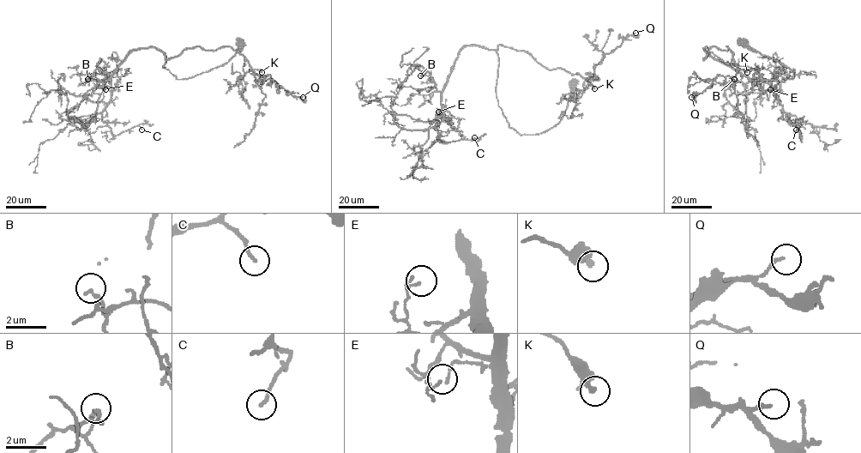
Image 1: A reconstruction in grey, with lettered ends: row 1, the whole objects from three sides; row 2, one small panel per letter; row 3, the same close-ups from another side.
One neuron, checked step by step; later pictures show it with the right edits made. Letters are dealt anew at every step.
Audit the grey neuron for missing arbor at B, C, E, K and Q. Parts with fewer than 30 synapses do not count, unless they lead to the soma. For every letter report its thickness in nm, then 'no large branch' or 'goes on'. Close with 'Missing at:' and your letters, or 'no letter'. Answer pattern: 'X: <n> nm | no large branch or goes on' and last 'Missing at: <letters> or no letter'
B: 120 nm | no large branch
C: 160 nm | no large branch
E: 100 nm | no large branch
K: 320 nm | no large branch
Q: 180 nm | no large branch
Missing at: no letter

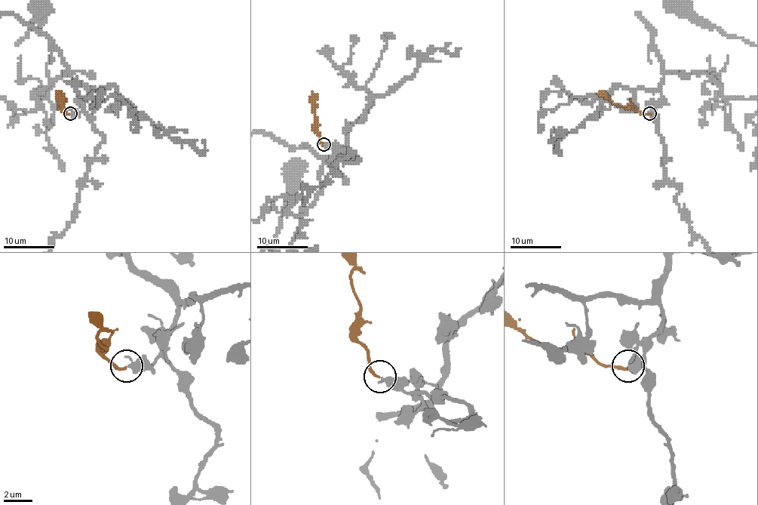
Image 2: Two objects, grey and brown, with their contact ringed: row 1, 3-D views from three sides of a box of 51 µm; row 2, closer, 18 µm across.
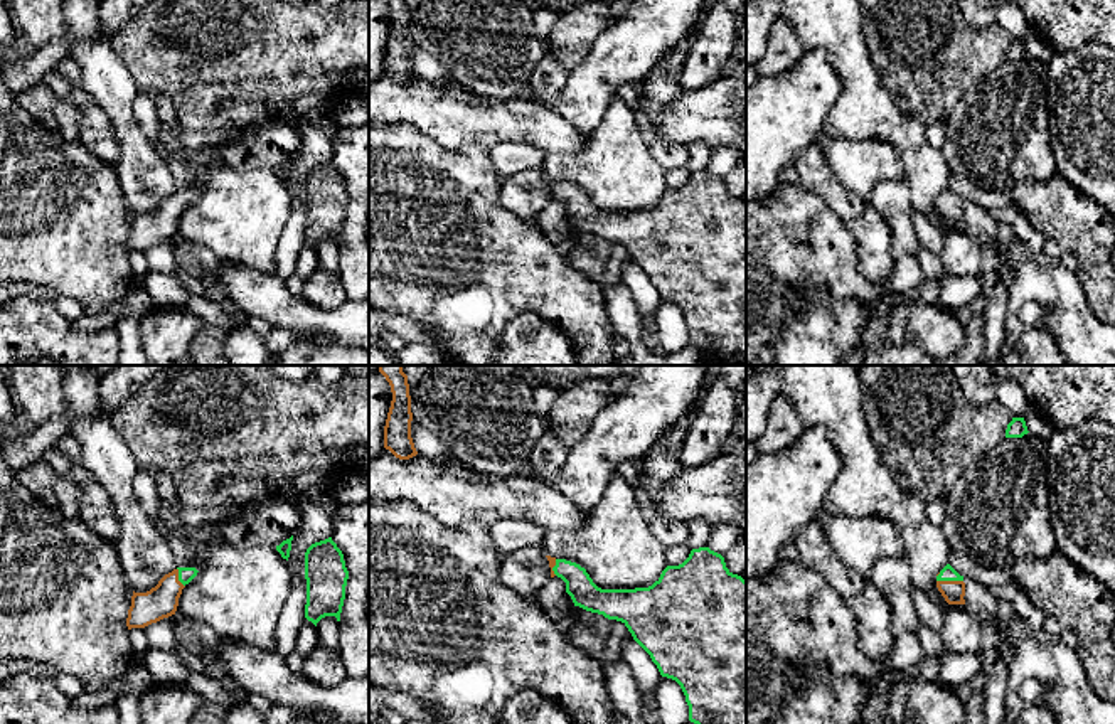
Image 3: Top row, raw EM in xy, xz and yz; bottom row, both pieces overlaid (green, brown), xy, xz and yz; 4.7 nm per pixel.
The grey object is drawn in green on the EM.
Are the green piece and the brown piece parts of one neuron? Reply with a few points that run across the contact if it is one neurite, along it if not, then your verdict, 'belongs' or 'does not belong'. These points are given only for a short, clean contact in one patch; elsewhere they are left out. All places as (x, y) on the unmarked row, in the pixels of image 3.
yz (947, 196), (950, 202), (954, 214) | belongs

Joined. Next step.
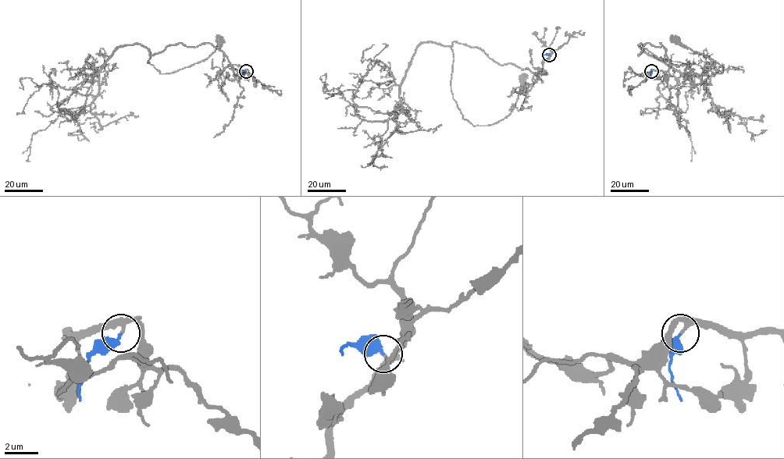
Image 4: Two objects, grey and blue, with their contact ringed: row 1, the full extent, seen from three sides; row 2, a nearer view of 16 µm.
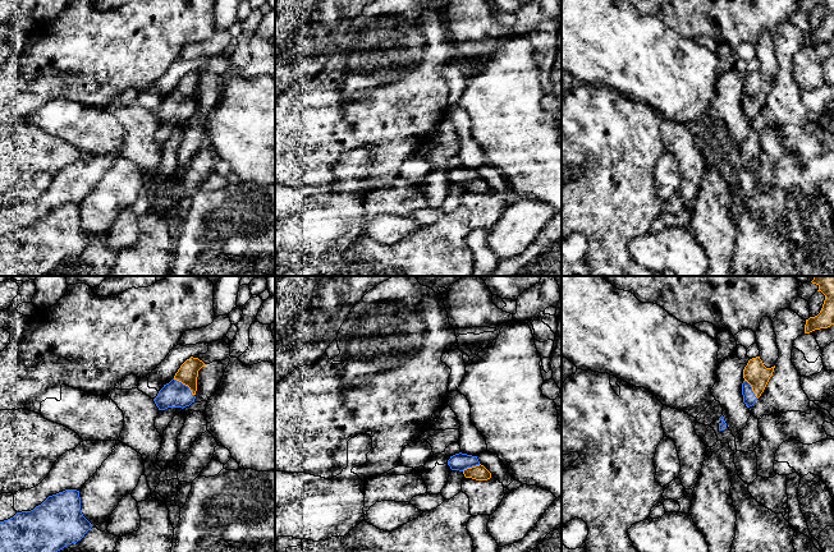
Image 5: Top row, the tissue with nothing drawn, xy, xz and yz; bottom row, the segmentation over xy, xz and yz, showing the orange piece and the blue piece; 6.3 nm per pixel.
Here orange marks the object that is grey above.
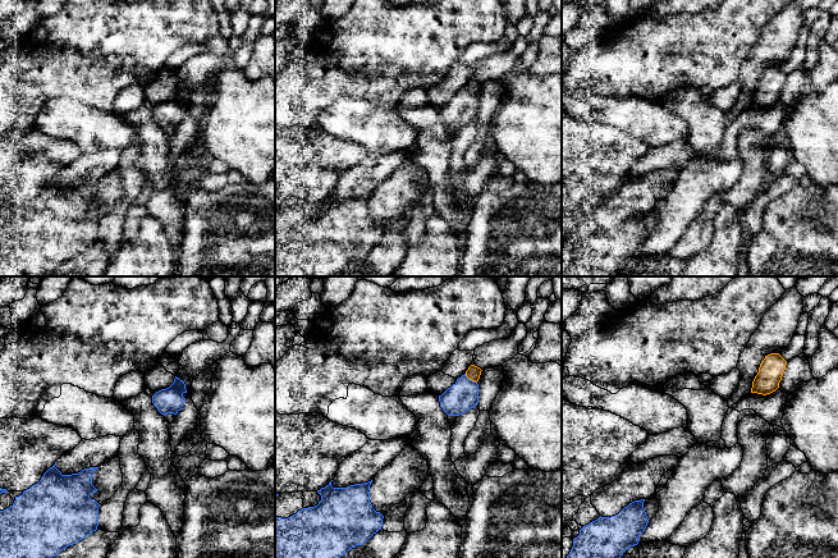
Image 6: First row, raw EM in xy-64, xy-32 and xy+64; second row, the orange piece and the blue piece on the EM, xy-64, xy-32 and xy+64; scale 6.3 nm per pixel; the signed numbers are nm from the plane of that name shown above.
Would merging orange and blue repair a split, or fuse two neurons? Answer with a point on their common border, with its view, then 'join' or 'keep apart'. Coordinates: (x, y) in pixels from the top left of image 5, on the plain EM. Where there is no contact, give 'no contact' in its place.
xy (184, 97) | join

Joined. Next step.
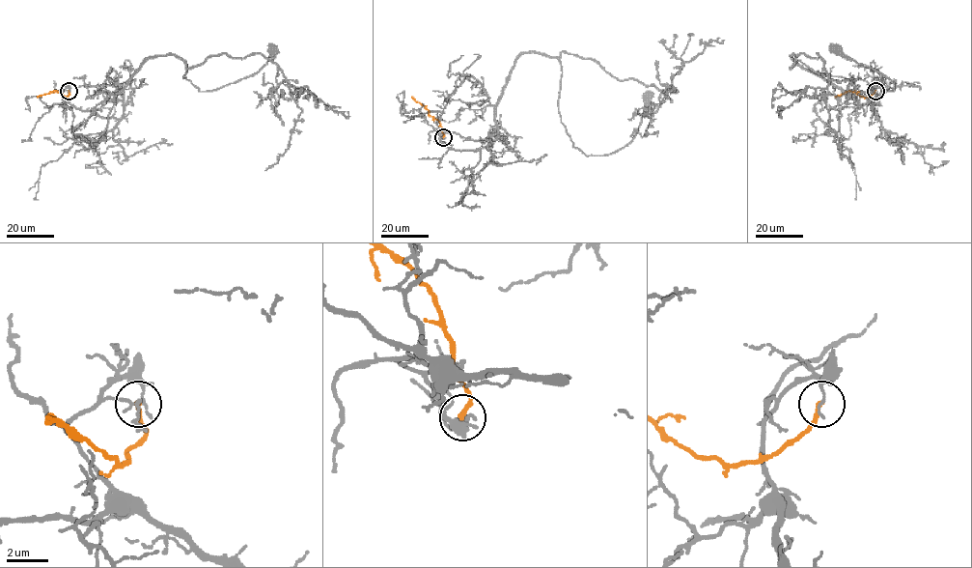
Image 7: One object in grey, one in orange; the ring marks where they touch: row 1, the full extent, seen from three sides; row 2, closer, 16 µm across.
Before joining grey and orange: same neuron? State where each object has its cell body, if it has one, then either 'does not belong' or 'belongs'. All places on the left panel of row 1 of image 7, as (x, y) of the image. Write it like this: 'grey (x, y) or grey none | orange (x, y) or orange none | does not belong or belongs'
grey (271, 48) | orange none | does not belong

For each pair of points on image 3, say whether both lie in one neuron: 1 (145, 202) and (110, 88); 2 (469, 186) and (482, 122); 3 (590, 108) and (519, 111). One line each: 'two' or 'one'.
1: one
2: two
3: two

